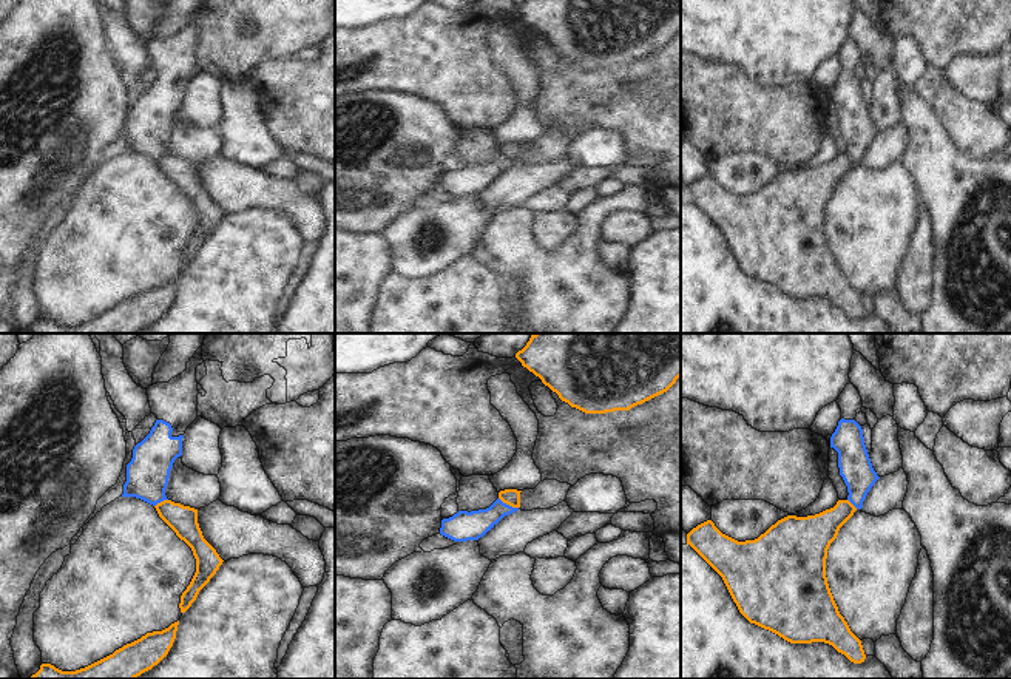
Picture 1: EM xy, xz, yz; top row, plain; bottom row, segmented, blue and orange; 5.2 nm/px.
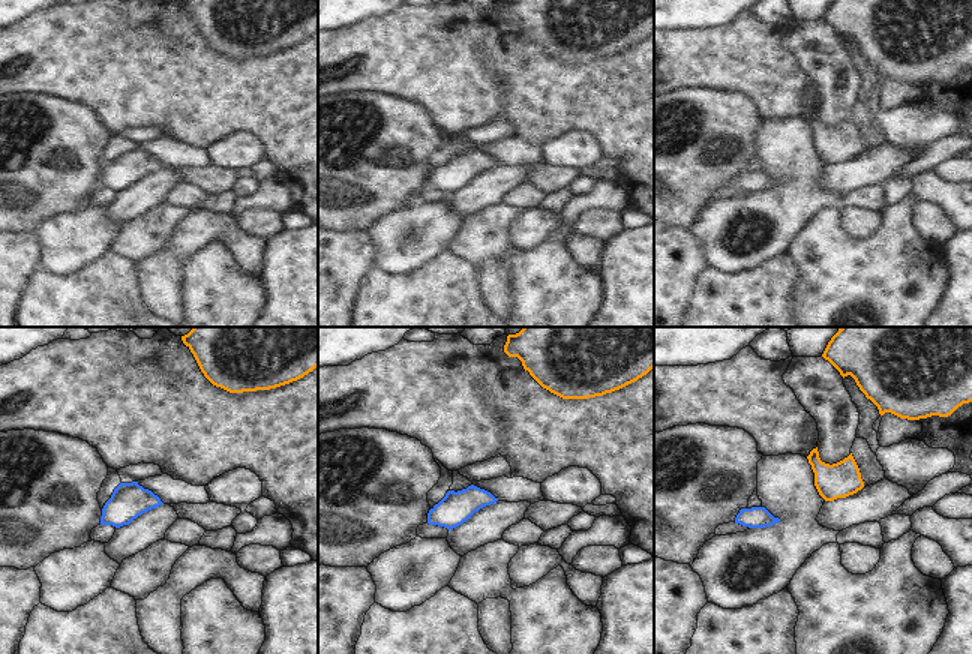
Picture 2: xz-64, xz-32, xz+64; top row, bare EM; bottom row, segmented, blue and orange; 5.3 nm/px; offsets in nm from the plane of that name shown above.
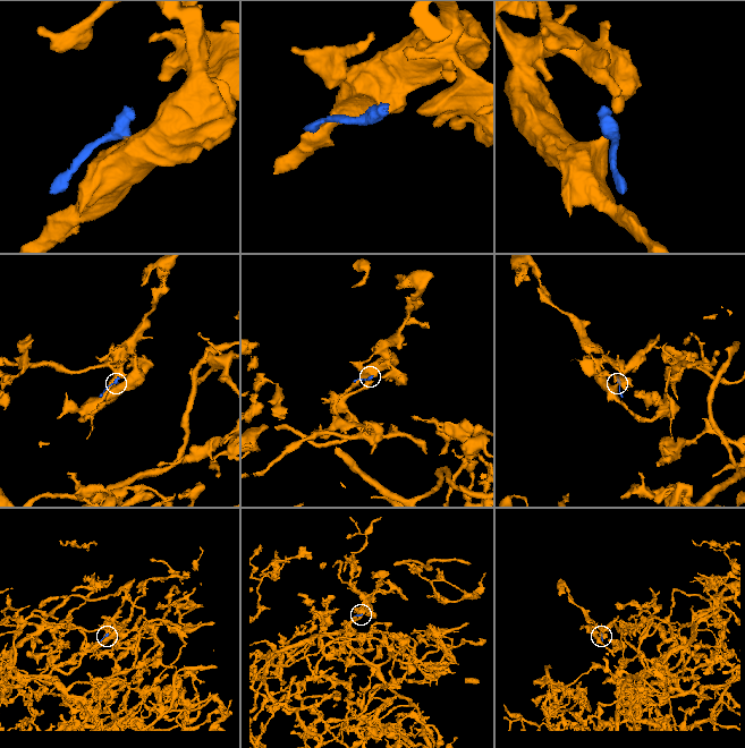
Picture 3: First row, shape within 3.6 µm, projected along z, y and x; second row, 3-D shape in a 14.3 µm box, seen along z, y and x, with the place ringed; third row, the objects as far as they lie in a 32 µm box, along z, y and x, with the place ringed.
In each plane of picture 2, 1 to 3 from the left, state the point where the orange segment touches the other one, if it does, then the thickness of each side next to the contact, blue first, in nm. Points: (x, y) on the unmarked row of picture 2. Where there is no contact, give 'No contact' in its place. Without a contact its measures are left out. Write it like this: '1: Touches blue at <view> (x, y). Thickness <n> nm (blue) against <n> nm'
1: No contact
2: No contact
3: No contact.

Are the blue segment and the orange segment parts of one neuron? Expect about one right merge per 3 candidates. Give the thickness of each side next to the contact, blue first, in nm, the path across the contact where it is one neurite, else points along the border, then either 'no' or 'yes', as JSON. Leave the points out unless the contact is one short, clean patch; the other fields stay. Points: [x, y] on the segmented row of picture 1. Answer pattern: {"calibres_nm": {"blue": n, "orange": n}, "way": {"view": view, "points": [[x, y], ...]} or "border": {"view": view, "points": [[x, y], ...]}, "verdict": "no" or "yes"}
{"calibres_nm": {"blue": 150, "orange": 90}, "border": {"view": "xz", "points": [[499, 497], [517, 508]]}, "verdict": "no"}

